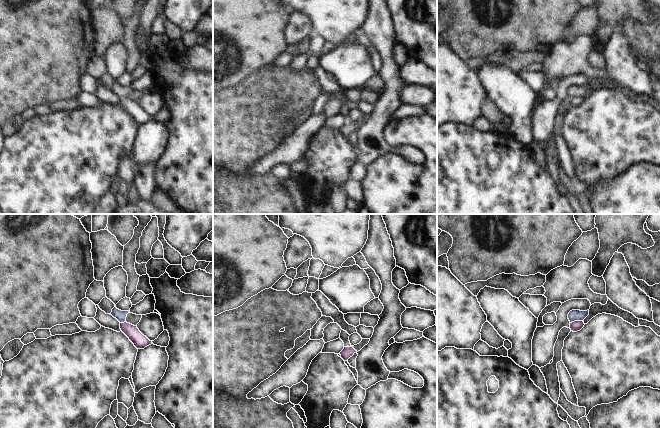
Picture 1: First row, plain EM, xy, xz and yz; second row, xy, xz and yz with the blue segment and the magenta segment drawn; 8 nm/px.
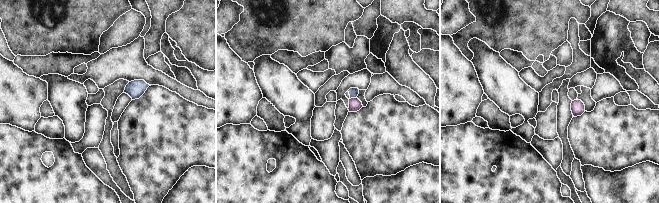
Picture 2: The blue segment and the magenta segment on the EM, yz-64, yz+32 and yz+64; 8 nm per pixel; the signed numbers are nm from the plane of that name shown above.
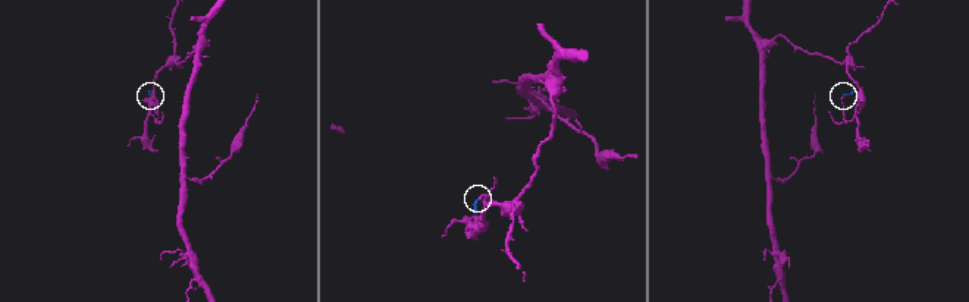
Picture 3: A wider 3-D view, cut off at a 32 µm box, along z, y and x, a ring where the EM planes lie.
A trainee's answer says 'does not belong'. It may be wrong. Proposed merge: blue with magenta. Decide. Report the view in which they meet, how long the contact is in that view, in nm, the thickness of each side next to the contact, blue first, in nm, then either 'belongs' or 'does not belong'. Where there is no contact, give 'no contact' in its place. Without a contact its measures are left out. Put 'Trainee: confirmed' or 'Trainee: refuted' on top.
Trainee: confirmed
meets blue in yz; contact 110 nm long; 100 nm thick on the blue side, 90 nm on the other; does not belong

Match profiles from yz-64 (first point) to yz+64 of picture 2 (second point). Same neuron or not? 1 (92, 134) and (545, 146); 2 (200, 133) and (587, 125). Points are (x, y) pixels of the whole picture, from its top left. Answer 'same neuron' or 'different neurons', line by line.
1: different neurons
2: same neuron

